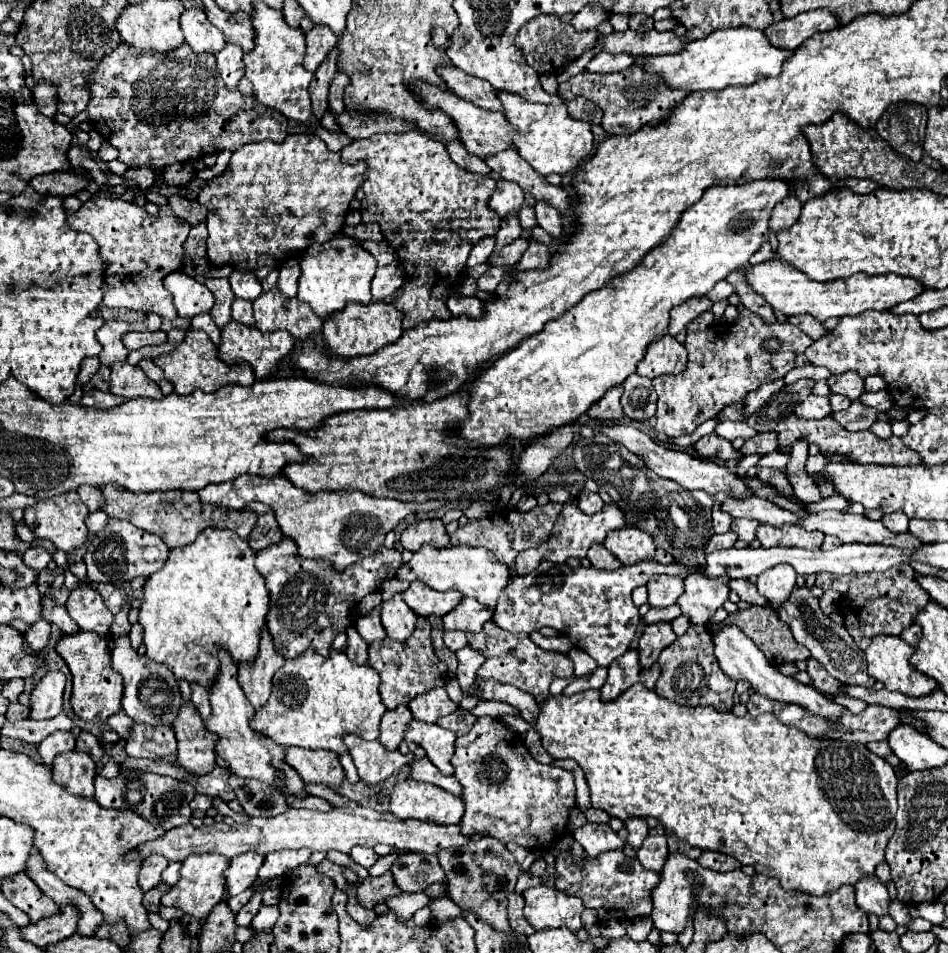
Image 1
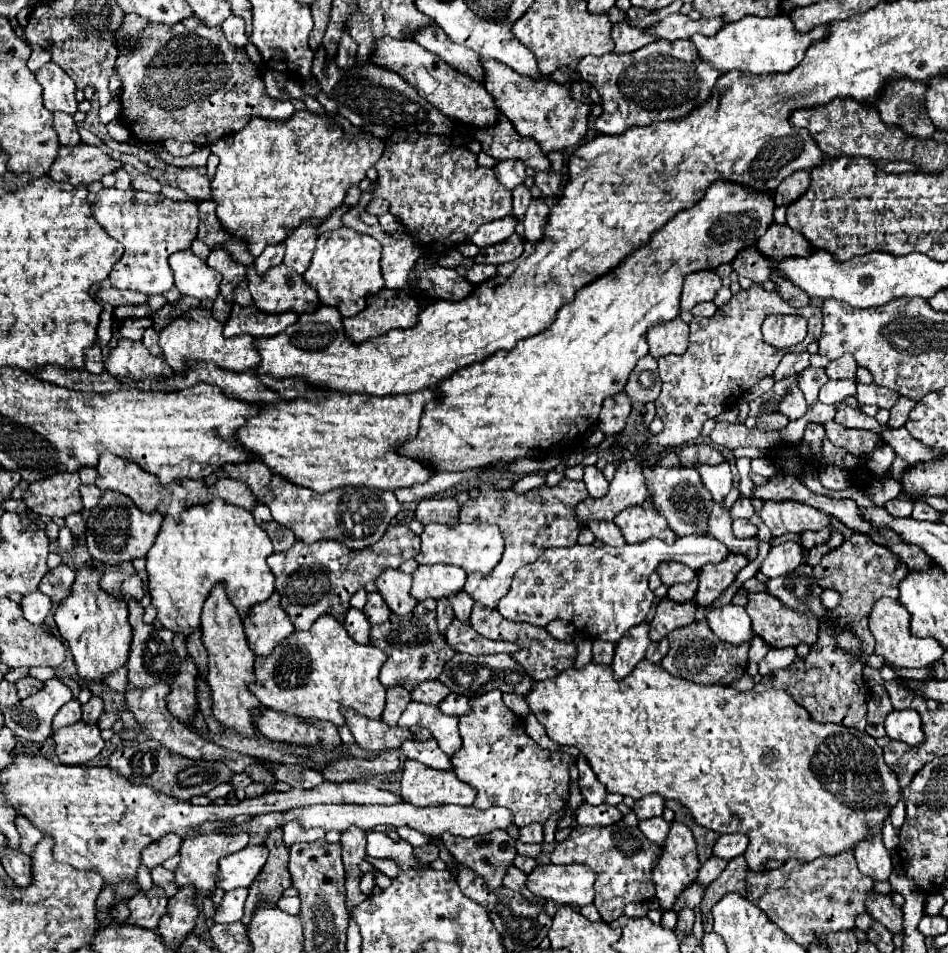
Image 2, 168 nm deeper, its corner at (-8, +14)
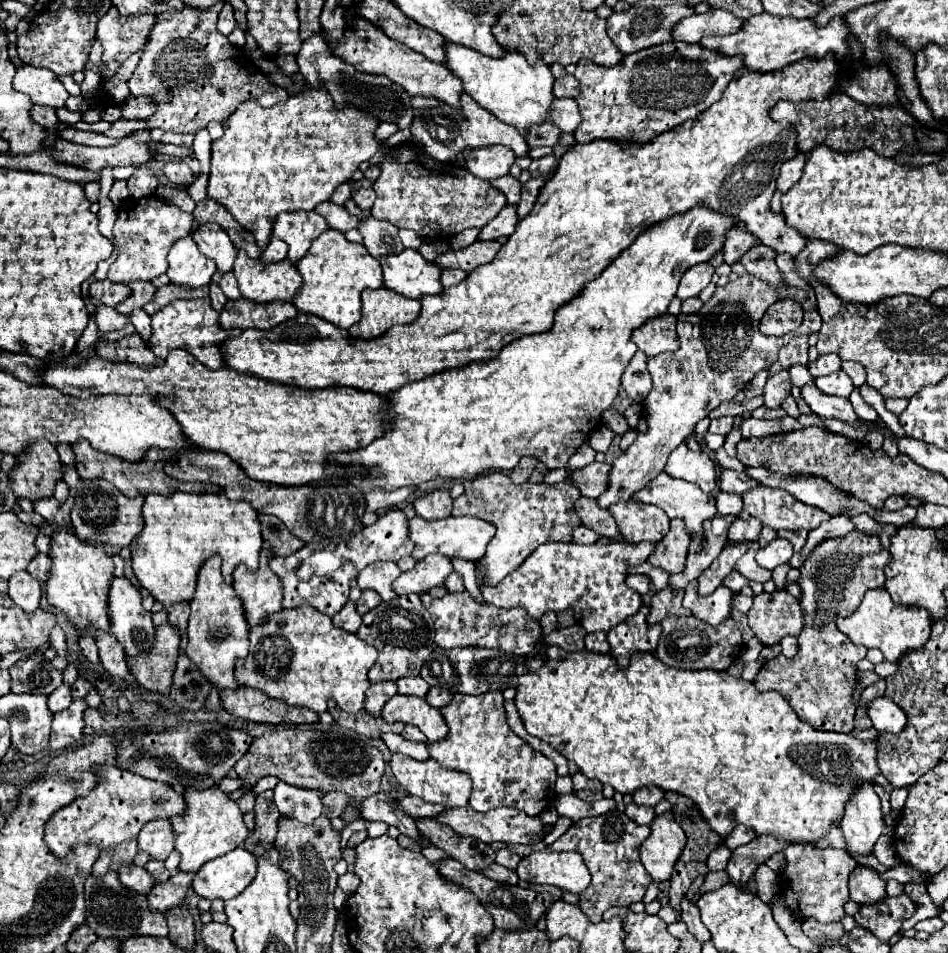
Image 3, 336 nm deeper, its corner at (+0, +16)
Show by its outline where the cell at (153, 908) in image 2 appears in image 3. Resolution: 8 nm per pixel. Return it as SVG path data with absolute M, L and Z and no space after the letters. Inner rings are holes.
M127 864L125 868L119 868L119 878L127 888L131 888L139 894L147 894L155 882L153 876L145 868L139 868L135 864Z

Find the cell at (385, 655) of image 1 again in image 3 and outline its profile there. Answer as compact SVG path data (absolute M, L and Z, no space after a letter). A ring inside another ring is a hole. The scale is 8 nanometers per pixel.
M417 594L395 596L389 602L379 602L379 606L373 608L373 612L367 612L363 616L363 624L357 630L357 636L379 650L379 660L369 670L371 682L395 682L405 676L419 676L419 670L429 654L429 648L433 648L431 644L435 644L433 620Z

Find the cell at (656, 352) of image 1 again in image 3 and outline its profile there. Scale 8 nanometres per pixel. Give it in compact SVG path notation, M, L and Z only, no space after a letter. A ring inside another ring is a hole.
M665 312L661 316L647 320L643 326L639 326L631 334L631 340L647 356L657 356L657 354L667 352L667 350L677 350L679 338L675 332L675 316Z

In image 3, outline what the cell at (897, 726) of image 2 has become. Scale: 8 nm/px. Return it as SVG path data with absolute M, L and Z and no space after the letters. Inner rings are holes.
M881 696L881 698L875 698L867 704L867 714L873 722L873 728L883 734L883 732L901 732L905 728L905 722L907 722L907 716L905 712L889 698Z

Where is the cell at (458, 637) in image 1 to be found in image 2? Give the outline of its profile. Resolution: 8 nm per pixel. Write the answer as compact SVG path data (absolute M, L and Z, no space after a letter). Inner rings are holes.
M459 592L457 596L451 596L449 600L453 604L455 616L461 618L461 622L469 622L469 614L471 614L471 608L473 608L473 600L469 600L463 592Z

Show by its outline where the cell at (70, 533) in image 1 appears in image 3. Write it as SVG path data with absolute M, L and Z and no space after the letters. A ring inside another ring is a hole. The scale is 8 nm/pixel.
M49 440L29 444L29 452L17 456L9 480L17 498L37 500L51 496L55 484L61 480L61 462L55 446Z

